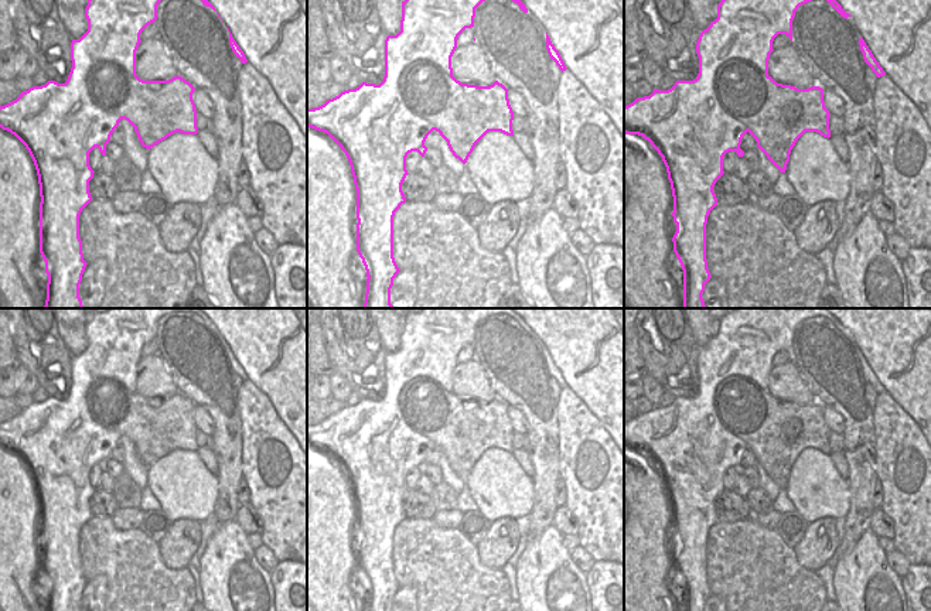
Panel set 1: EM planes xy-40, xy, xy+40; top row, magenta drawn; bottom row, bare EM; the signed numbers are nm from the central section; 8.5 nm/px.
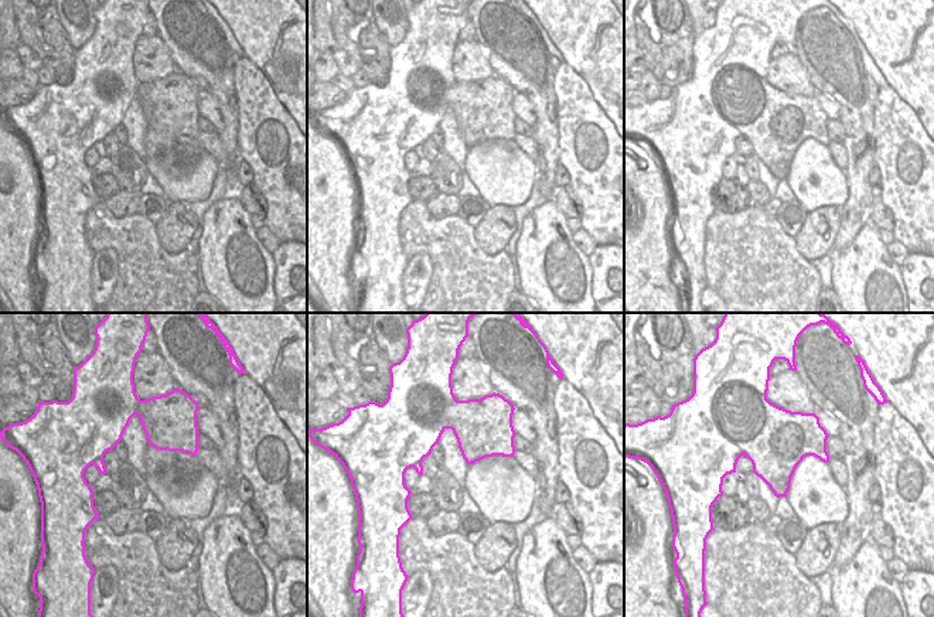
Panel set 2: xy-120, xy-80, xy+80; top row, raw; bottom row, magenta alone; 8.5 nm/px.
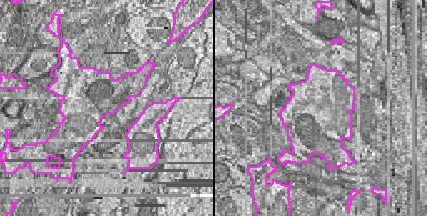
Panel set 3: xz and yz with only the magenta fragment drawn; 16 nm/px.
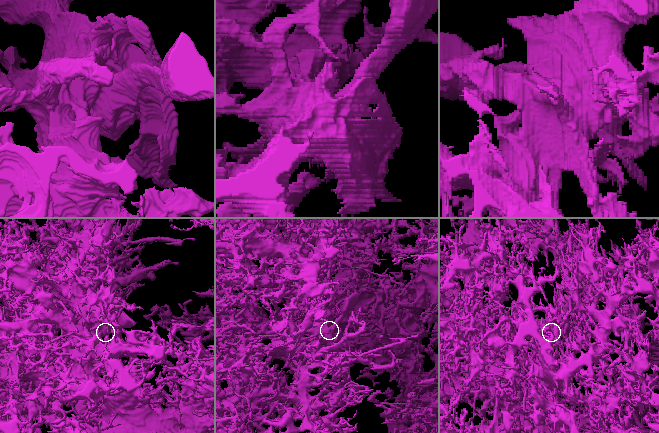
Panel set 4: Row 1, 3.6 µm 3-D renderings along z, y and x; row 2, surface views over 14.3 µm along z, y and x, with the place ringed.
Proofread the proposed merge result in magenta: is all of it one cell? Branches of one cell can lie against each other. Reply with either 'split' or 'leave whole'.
split

